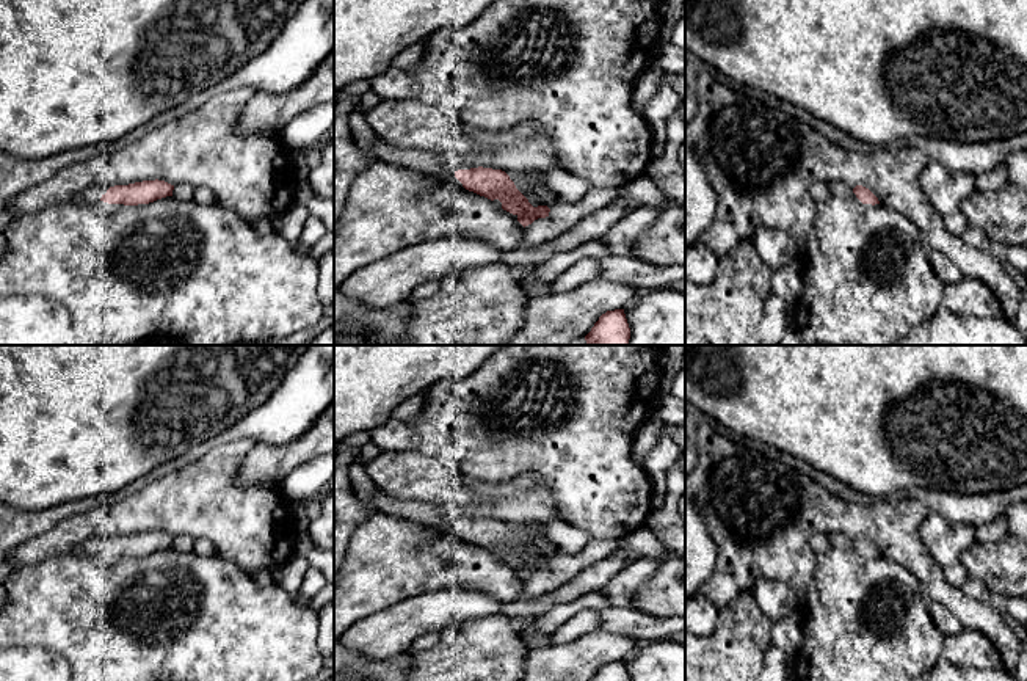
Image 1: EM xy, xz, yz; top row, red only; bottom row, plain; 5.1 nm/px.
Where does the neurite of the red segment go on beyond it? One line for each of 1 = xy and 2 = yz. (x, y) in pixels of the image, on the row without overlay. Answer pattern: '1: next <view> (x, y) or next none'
1: next xy (94, 545)
2: next none

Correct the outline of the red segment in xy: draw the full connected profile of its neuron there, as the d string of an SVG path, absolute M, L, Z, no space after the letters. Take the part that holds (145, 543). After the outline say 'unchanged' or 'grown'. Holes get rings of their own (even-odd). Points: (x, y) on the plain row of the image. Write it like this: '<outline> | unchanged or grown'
M143 532L129 537L114 537L107 540L91 538L75 546L71 554L96 554L138 557L172 548L174 537L165 532Z | grown

